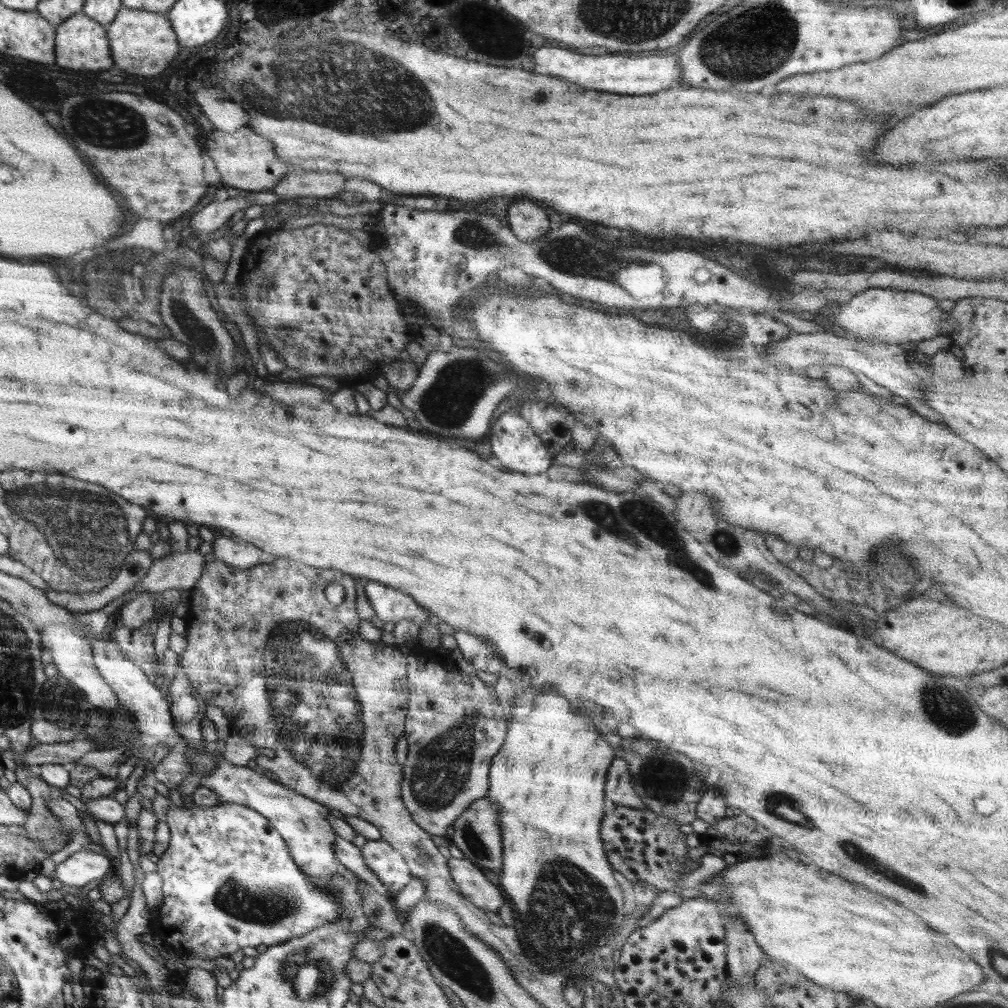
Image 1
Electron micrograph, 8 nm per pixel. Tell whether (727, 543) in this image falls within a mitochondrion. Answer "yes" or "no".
yes

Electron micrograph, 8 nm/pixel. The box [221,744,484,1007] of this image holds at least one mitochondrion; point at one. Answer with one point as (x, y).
(304, 974)

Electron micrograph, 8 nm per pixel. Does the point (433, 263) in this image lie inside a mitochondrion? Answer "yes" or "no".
no

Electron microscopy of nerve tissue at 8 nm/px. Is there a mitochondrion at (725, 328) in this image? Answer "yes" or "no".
yes

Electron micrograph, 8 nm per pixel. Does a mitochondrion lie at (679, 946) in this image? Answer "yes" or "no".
no

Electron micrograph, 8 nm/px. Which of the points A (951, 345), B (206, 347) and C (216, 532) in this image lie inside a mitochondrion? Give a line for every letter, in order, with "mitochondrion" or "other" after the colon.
A: other
B: mitochondrion
C: other

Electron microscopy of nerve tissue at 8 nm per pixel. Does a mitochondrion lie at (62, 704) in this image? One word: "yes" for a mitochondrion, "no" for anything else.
yes

